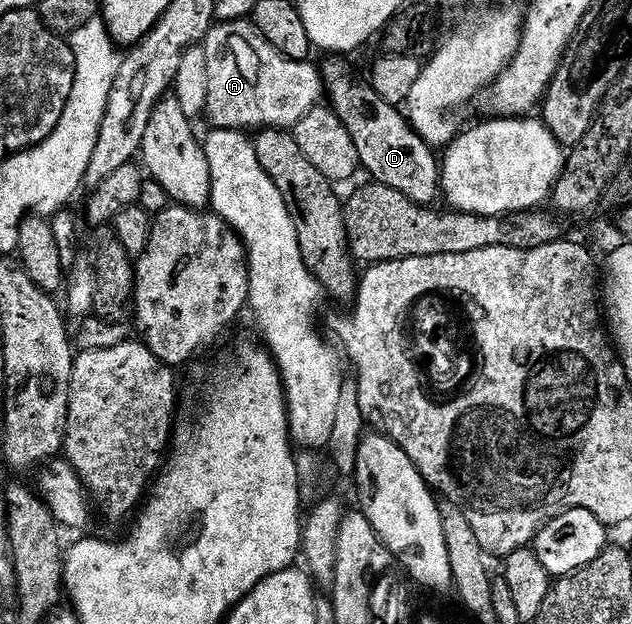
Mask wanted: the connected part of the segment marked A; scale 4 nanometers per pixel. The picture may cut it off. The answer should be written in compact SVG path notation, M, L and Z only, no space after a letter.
M250 19L228 20L216 23L209 30L201 45L209 62L209 102L206 119L211 119L210 127L234 128L236 130L262 130L264 128L282 128L291 130L316 105L324 99L325 89L320 69L311 62L286 60L271 43L263 37Z

